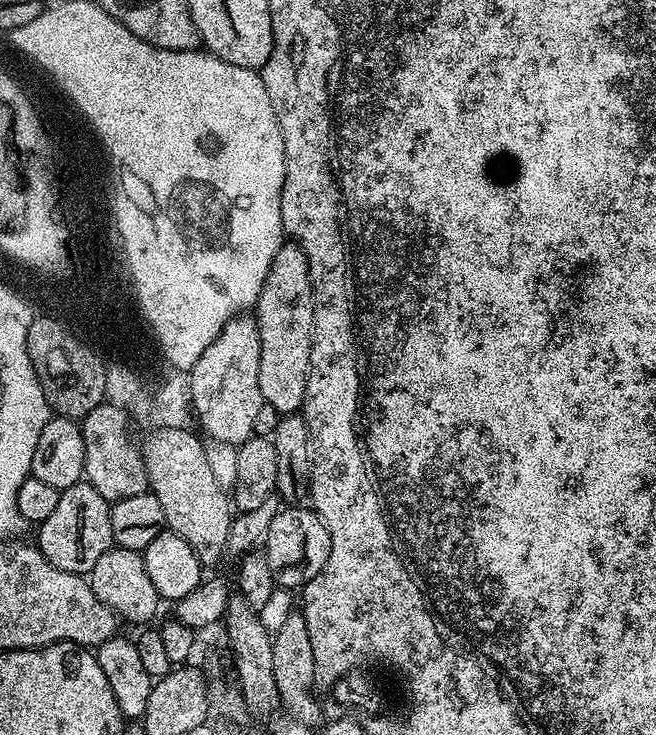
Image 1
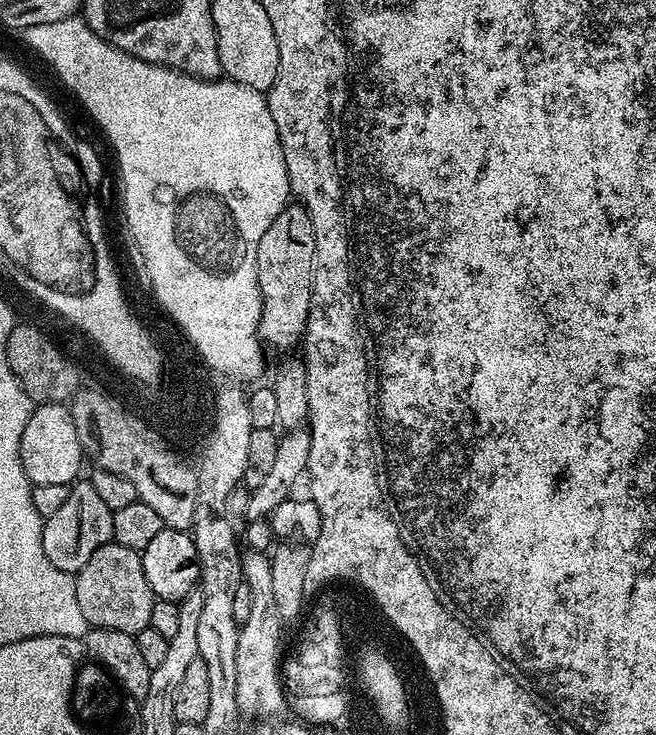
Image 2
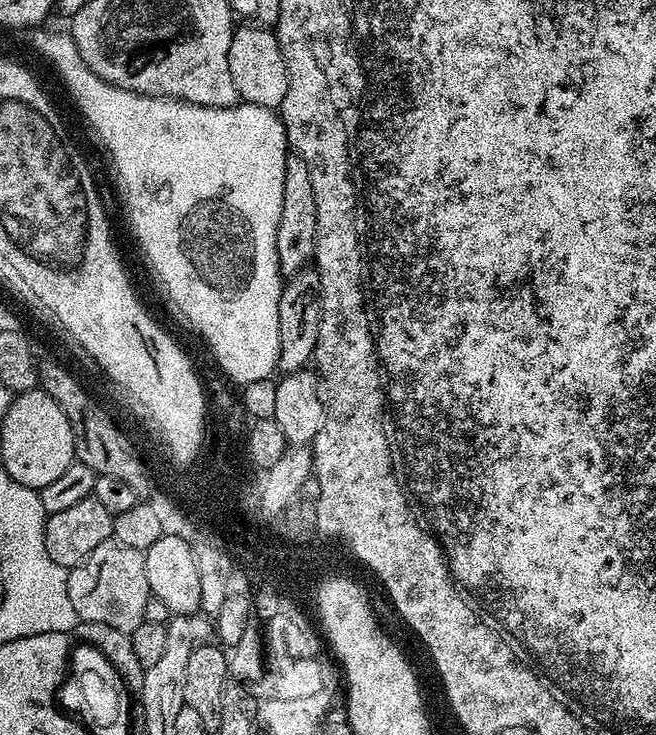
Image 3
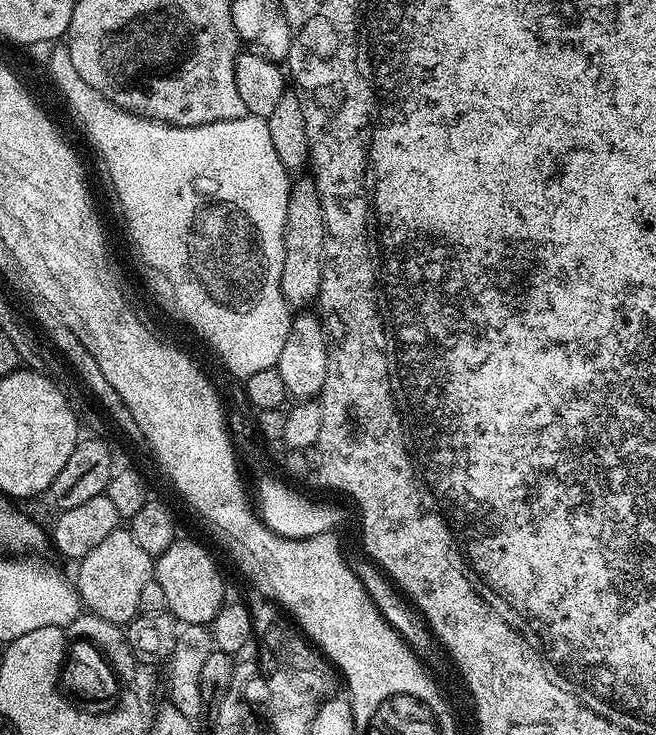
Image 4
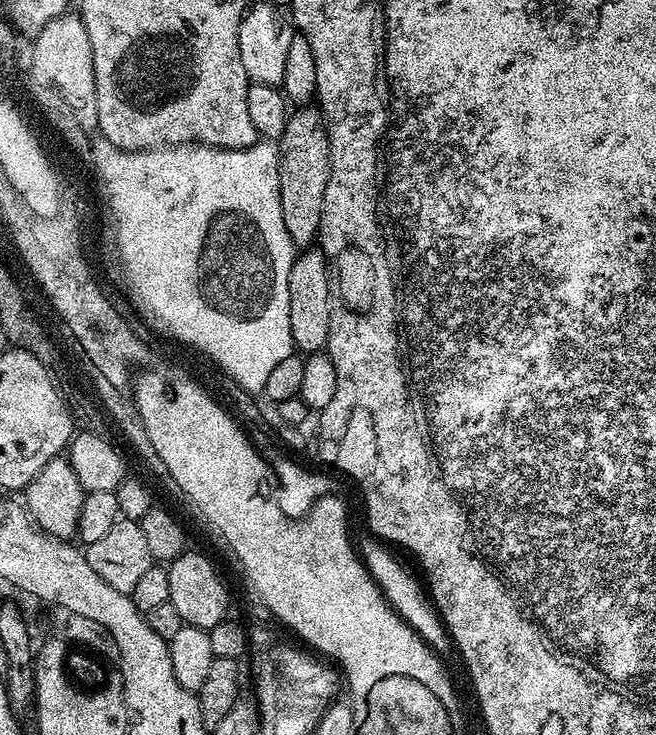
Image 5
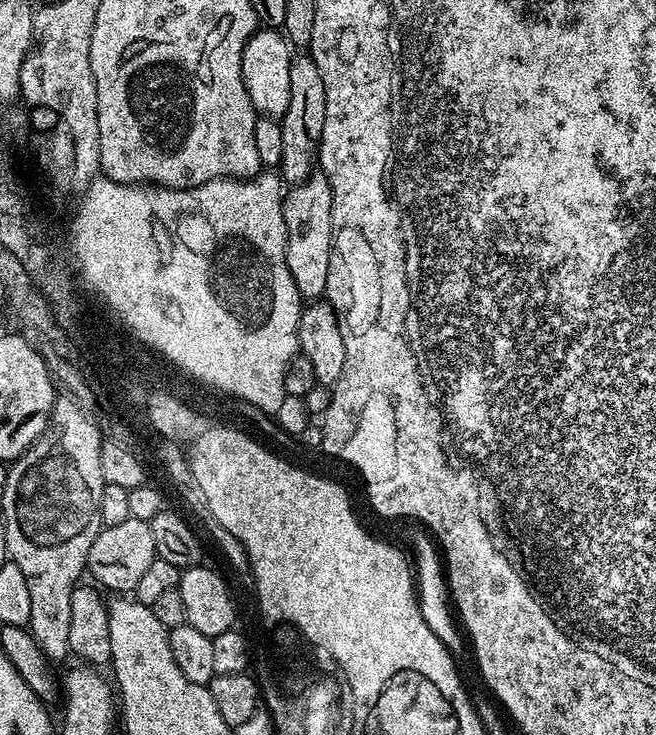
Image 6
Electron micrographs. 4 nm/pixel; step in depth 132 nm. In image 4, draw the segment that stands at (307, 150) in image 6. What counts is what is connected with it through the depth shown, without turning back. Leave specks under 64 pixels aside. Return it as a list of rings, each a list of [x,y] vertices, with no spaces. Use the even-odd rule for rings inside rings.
[[[304,174],[293,179],[288,189],[286,222],[284,223],[284,257],[282,258],[282,294],[289,309],[308,310],[320,299],[322,266],[324,265],[324,219],[316,193],[316,181]]]

